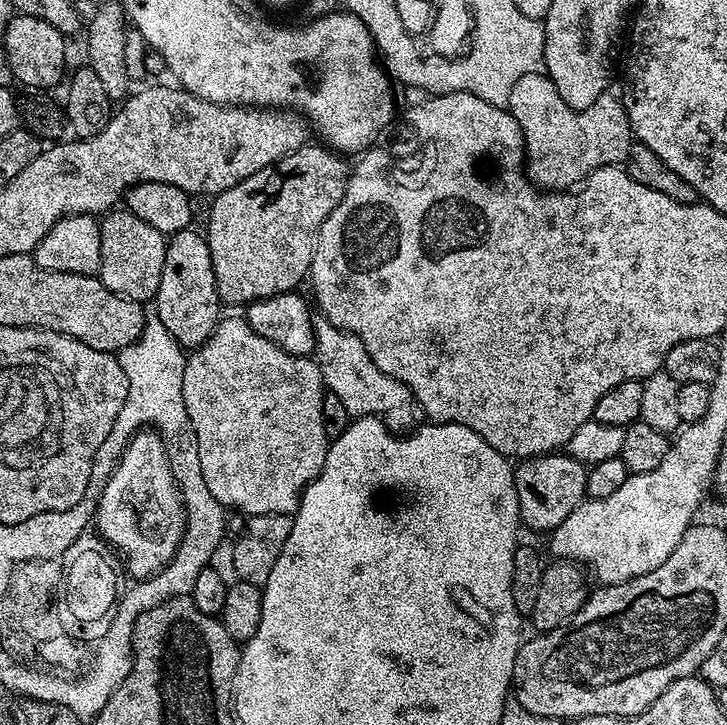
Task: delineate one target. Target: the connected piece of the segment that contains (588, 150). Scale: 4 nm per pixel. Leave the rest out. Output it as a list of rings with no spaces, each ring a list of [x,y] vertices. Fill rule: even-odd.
[[[544,72],[522,74],[522,78],[514,82],[514,90],[510,90],[506,107],[522,130],[528,178],[541,190],[568,190],[573,187],[572,180],[583,181],[584,177],[602,166],[623,165],[627,161],[630,146],[634,143],[623,99],[616,97],[615,100],[611,94],[605,94],[590,106],[579,110],[571,108],[562,94],[558,94],[558,86],[554,86],[554,82]]]

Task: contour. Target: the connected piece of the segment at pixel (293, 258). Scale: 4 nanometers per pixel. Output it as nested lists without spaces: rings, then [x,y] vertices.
[[[309,142],[278,162],[258,170],[258,174],[250,174],[250,178],[238,182],[238,186],[230,186],[230,190],[220,192],[211,201],[206,239],[214,262],[216,289],[225,305],[247,306],[283,292],[295,292],[311,273],[316,235],[334,206],[342,202],[350,175],[349,165],[340,161],[343,160],[341,153],[315,143]]]

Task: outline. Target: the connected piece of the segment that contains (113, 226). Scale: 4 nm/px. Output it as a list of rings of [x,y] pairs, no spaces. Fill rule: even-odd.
[[[112,210],[100,220],[100,241],[102,250],[98,275],[101,282],[114,294],[127,300],[155,301],[158,282],[162,282],[162,266],[166,262],[166,237],[158,230],[154,230],[154,226],[142,222],[142,218],[138,218],[134,213],[127,210]]]

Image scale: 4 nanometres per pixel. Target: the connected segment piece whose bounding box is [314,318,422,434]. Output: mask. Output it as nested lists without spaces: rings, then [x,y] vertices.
[[[323,318],[315,321],[316,351],[314,359],[320,373],[324,375],[325,389],[338,394],[338,399],[344,403],[346,410],[354,418],[362,416],[379,416],[384,425],[397,434],[407,433],[421,423],[420,404],[414,394],[402,382],[390,378],[390,374],[382,374],[378,366],[366,354],[366,346],[354,334],[343,332]]]

